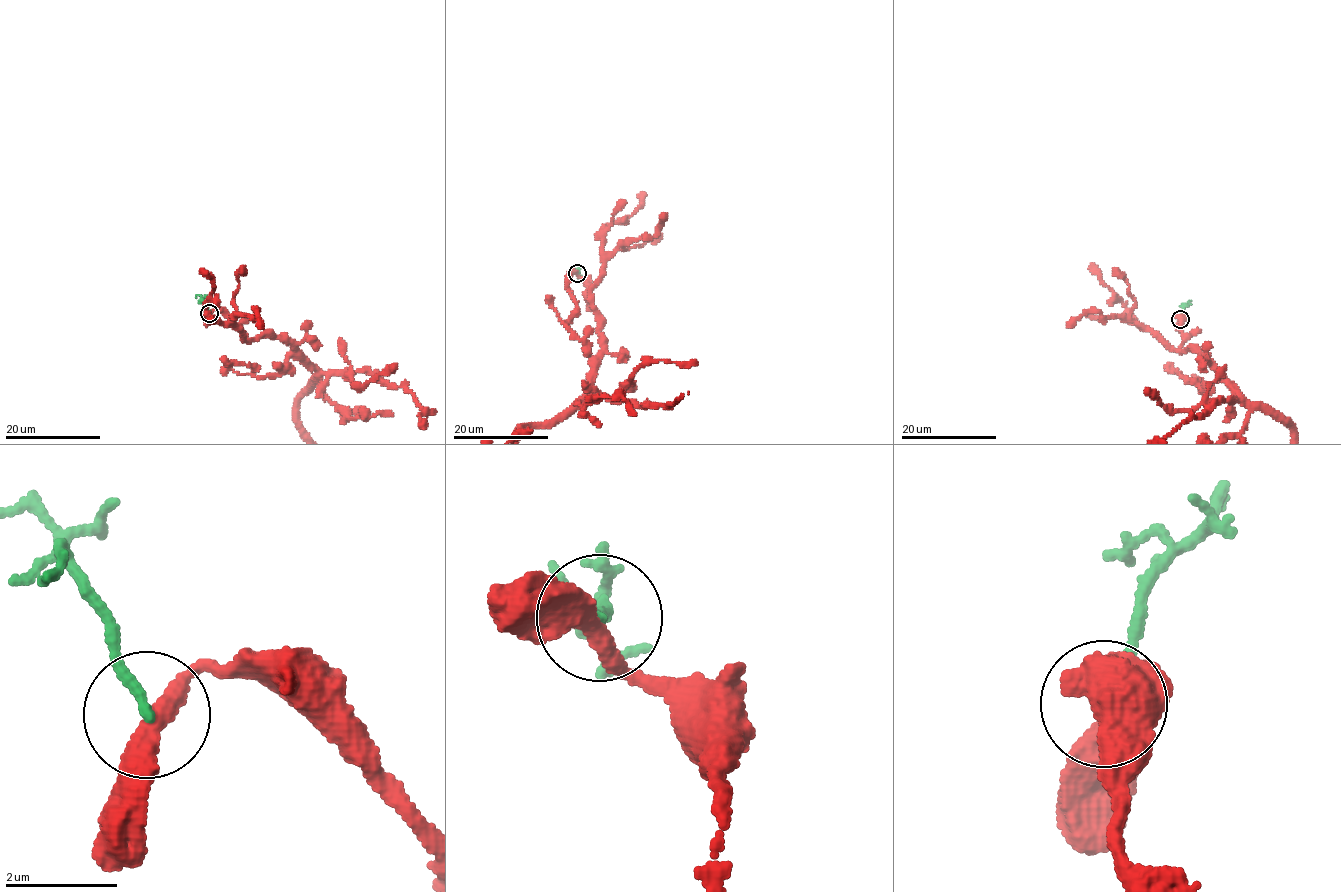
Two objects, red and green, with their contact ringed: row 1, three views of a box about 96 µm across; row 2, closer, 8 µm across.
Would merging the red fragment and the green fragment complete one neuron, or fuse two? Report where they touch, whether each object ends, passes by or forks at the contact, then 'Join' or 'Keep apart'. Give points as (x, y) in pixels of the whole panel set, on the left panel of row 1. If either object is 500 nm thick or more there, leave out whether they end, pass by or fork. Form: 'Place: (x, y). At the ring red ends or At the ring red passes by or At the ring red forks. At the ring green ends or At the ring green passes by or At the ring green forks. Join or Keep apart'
Place: (209, 313). At the ring red passes by. At the ring green ends. Keep apart

